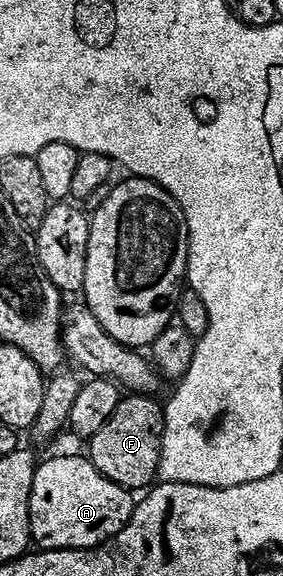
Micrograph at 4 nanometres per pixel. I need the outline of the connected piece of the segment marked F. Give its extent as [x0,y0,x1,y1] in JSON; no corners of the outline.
[87,395,163,491]

